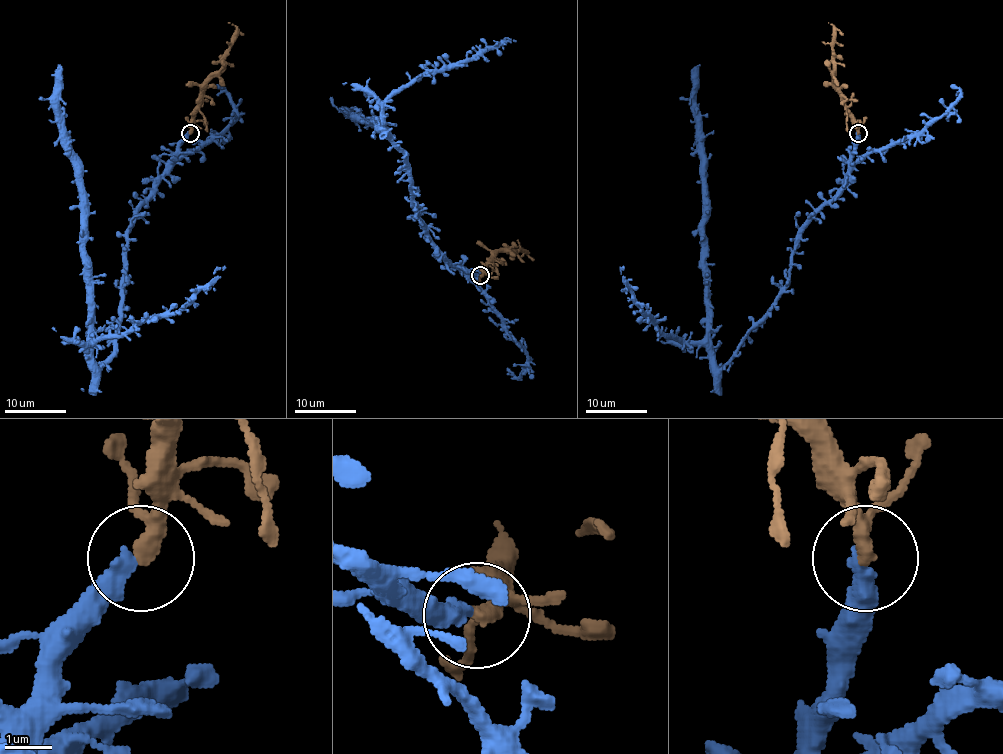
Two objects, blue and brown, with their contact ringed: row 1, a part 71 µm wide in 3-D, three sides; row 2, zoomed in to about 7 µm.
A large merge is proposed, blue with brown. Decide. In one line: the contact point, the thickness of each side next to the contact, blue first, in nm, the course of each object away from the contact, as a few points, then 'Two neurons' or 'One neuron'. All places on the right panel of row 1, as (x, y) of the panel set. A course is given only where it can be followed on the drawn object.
Place: (858, 133). Thickness 400 nm (blue) against 260 nm. Course of blue: (858, 133), (845, 184), (801, 234), (789, 286), (717, 367), (701, 257), (703, 150), (694, 102), (700, 64). Course of brown: (858, 133), (853, 115), (835, 81), (835, 26), (829, 23). One neuron

